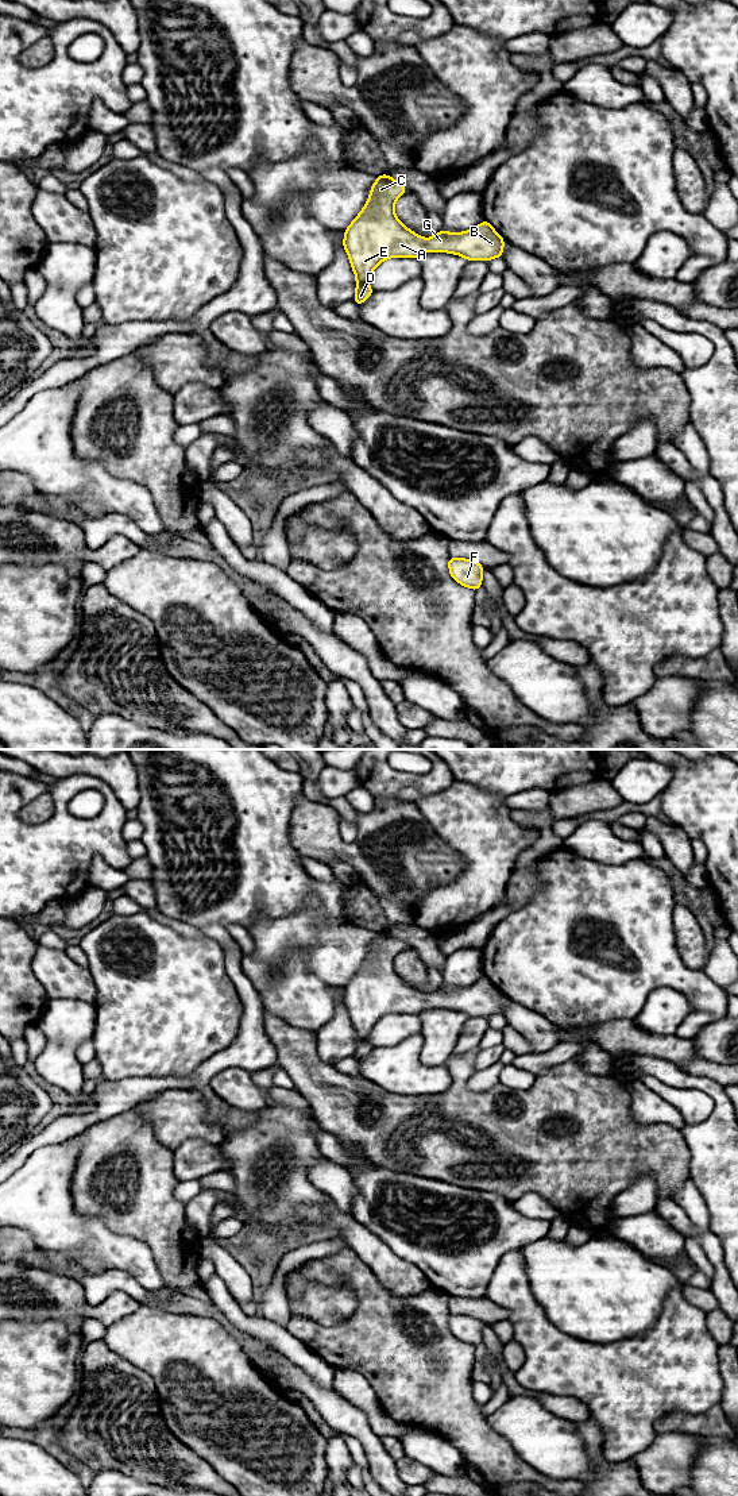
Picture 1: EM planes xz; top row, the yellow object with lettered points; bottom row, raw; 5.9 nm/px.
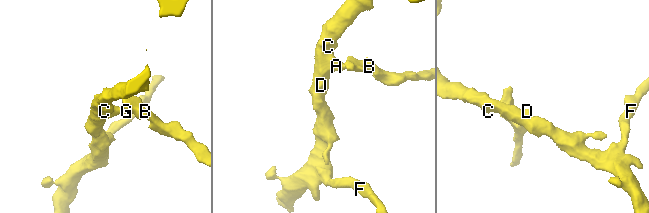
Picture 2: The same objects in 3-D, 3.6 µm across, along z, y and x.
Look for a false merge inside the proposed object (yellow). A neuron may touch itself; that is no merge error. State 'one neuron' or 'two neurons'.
one neuron

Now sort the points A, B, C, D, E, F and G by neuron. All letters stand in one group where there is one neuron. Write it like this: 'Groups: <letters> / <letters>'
Groups: A B C D E F G

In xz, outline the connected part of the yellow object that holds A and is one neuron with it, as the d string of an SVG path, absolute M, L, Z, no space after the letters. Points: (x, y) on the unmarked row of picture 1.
M389 929L376 932L370 945L367 960L344 987L343 1003L345 1005L351 1023L356 1033L356 1046L353 1059L362 1061L372 1049L368 1034L375 1023L387 1014L416 1014L426 1007L449 1009L464 1013L470 1017L486 1017L502 1014L505 995L483 976L475 984L464 988L447 988L444 984L429 995L420 992L403 982L395 972L394 960L398 953L406 949L403 940L393 936Z

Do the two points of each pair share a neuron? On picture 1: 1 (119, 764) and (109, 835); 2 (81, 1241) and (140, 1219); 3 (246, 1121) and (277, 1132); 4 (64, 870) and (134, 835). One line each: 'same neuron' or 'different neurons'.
1: different neurons
2: different neurons
3: different neurons
4: different neurons

